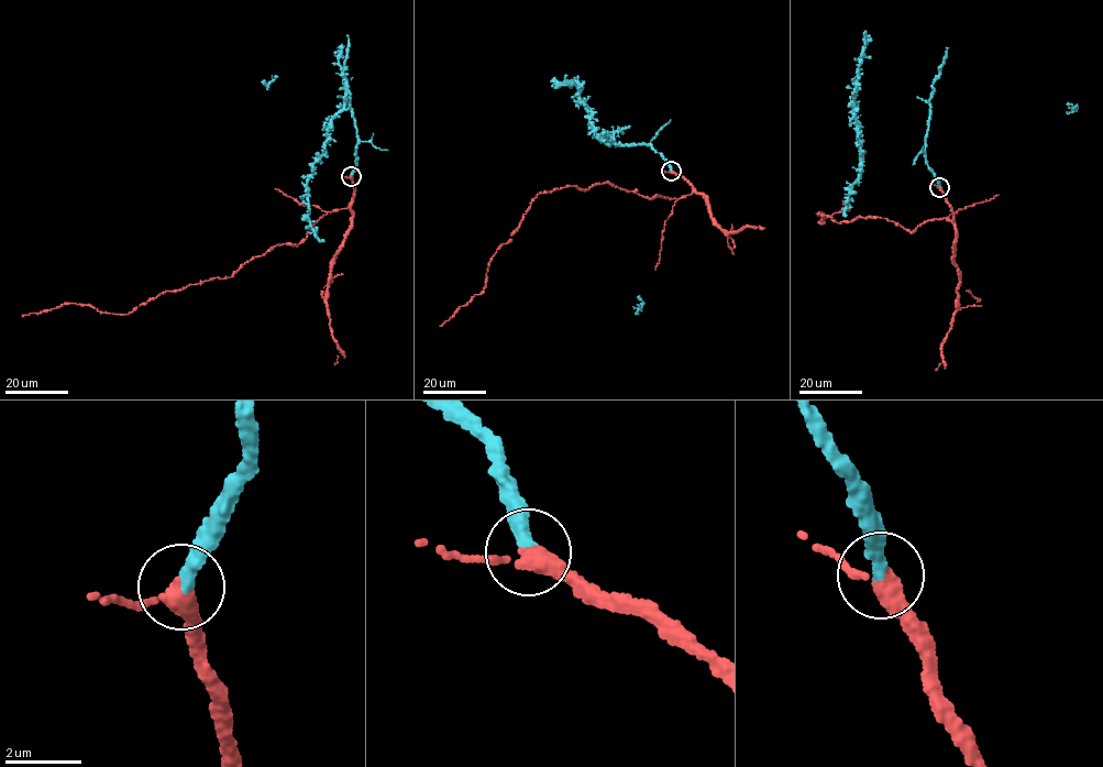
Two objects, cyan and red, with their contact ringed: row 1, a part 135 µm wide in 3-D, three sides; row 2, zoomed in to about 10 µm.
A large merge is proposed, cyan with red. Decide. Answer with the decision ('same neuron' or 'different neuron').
same neuron

